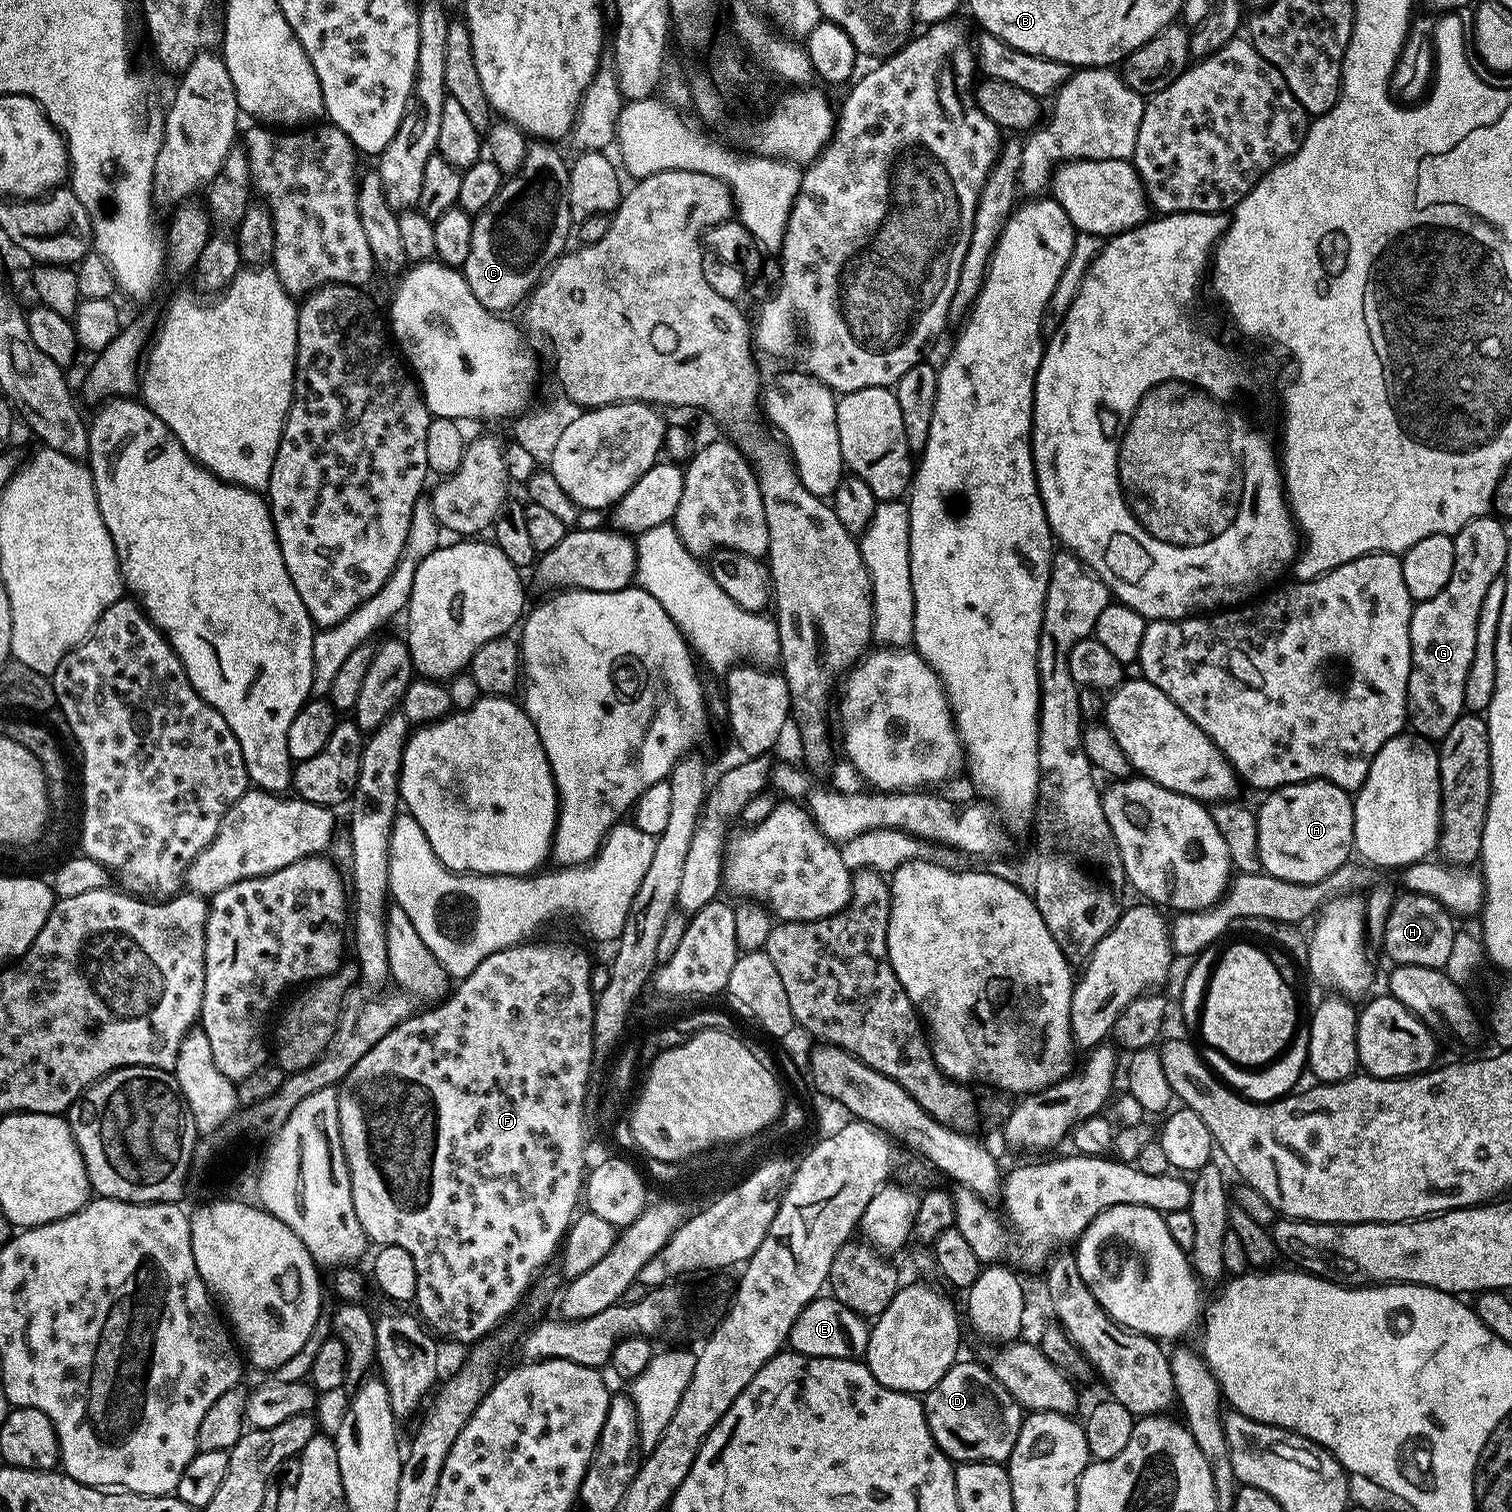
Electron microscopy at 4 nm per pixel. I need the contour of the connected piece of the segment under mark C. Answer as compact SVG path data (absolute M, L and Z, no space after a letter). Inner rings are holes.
M532 142L528 145L528 153L517 172L511 173L503 181L493 201L475 214L472 221L472 237L470 238L470 258L466 258L462 269L466 282L490 311L497 314L507 313L507 308L519 305L528 299L529 292L540 283L545 272L560 259L569 247L568 231L573 231L574 221L570 214L570 198L568 197L569 161L560 157L559 147L548 142Z

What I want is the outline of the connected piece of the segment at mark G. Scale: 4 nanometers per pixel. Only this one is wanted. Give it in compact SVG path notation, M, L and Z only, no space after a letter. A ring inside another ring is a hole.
M1489 514L1486 516L1479 516L1473 520L1468 520L1466 526L1455 529L1454 570L1450 570L1450 582L1446 582L1446 586L1442 586L1442 590L1438 590L1438 594L1434 594L1434 598L1419 601L1412 610L1412 617L1410 618L1412 669L1410 670L1410 678L1408 679L1408 715L1406 720L1413 733L1418 736L1423 736L1431 742L1439 742L1443 740L1446 734L1450 734L1450 726L1454 726L1454 722L1458 722L1458 718L1465 715L1466 712L1464 707L1464 691L1466 690L1466 676L1470 674L1470 662L1474 662L1474 642L1478 635L1478 614L1482 611L1482 602L1486 599L1486 589L1490 587L1490 582L1494 582L1494 578L1498 578L1502 575L1504 571L1504 563L1506 562L1506 554L1510 550L1508 536L1504 533L1504 528L1499 524L1499 522L1501 523L1495 515Z

